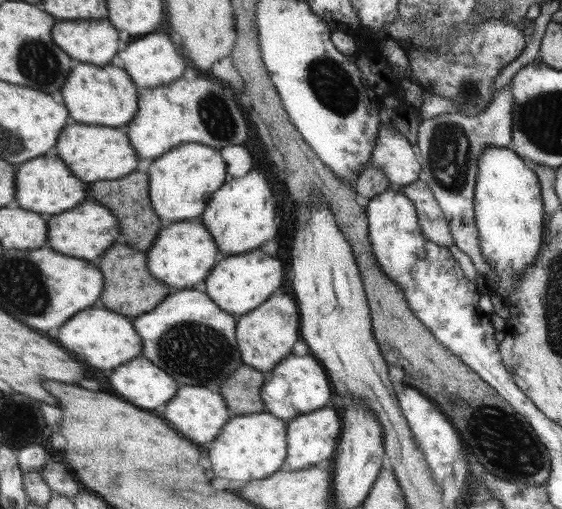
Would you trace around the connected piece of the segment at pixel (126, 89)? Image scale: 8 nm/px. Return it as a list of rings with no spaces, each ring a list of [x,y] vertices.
[[[77,62],[69,76],[66,77],[66,86],[62,88],[62,102],[68,107],[74,122],[125,128],[136,116],[140,90],[124,69],[115,65],[94,66]]]

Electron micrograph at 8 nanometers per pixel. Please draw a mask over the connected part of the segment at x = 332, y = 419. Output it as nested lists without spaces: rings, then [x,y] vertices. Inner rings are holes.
[[[322,408],[308,414],[299,415],[287,422],[288,426],[288,456],[285,464],[281,466],[282,471],[304,470],[312,464],[318,464],[322,460],[328,460],[334,450],[340,430],[344,430],[344,424],[340,424],[340,416],[334,408]]]

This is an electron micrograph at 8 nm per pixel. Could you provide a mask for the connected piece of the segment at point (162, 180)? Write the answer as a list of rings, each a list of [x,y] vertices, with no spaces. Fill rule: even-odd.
[[[187,142],[153,159],[149,170],[150,203],[165,224],[189,221],[202,214],[210,194],[225,185],[226,164],[218,149],[197,142]]]

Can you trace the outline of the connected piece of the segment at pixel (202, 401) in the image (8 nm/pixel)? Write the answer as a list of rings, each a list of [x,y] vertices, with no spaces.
[[[180,386],[176,396],[170,401],[170,406],[166,406],[162,418],[166,418],[170,426],[174,426],[174,430],[178,430],[184,438],[196,444],[207,445],[219,436],[232,415],[229,414],[229,407],[219,391],[204,386]]]

